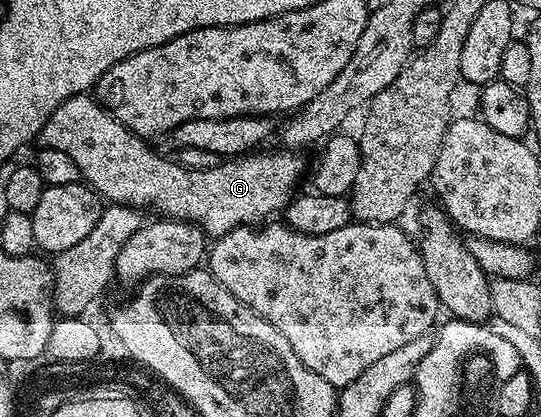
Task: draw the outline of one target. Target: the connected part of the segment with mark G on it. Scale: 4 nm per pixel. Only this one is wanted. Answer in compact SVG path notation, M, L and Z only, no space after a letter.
M89 93L77 94L64 100L64 104L60 104L60 108L56 108L52 116L48 116L40 135L40 142L42 146L57 148L59 152L68 152L68 157L76 163L81 181L107 203L115 206L132 206L142 212L155 210L158 213L155 215L163 219L190 222L194 226L199 226L214 240L241 226L261 223L277 215L274 214L277 210L278 213L285 211L291 198L295 197L299 189L298 181L306 170L303 155L285 148L277 148L278 150L272 151L271 154L251 152L233 160L223 161L216 168L189 170L173 157L159 154L147 139L124 128L124 124L113 118L100 105L97 97Z

